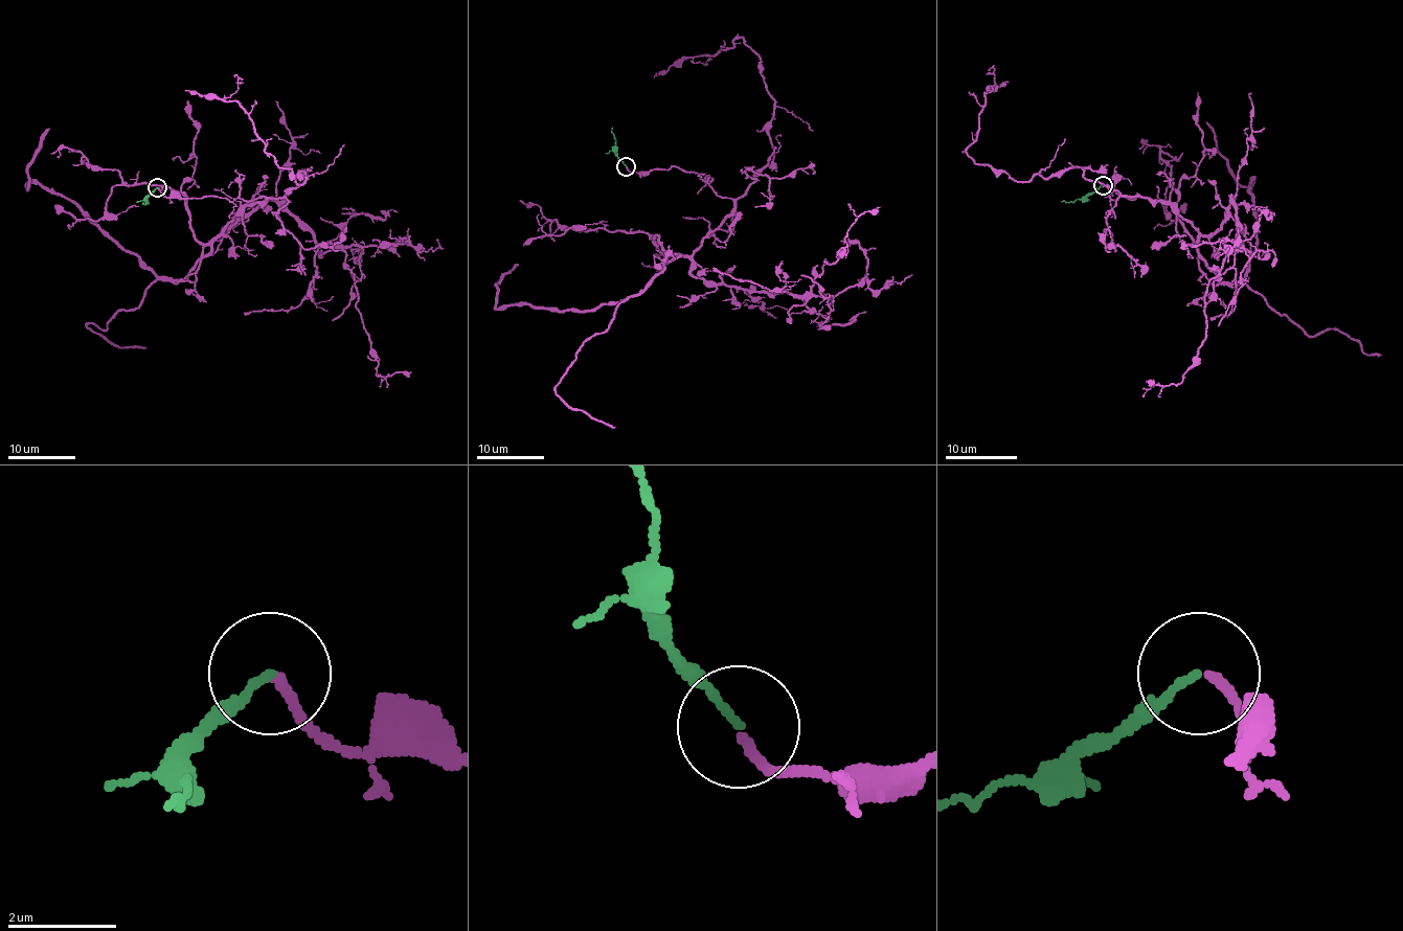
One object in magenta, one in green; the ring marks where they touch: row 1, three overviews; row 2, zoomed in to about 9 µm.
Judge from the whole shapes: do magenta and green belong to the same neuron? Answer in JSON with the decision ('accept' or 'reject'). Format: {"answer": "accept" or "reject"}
{"answer": "accept"}

